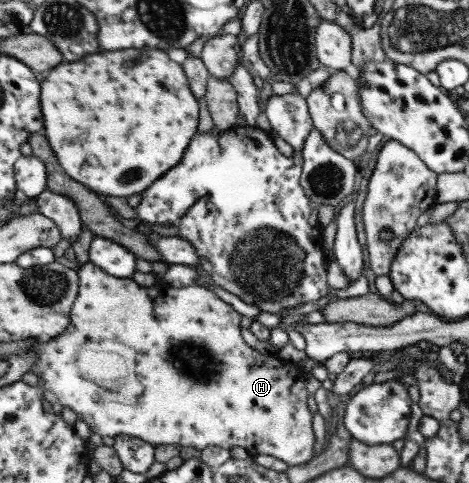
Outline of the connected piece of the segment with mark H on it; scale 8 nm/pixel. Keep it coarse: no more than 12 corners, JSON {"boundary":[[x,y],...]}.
{"boundary":[[79,267],[42,392],[98,436],[314,454],[306,372],[201,286]]}

